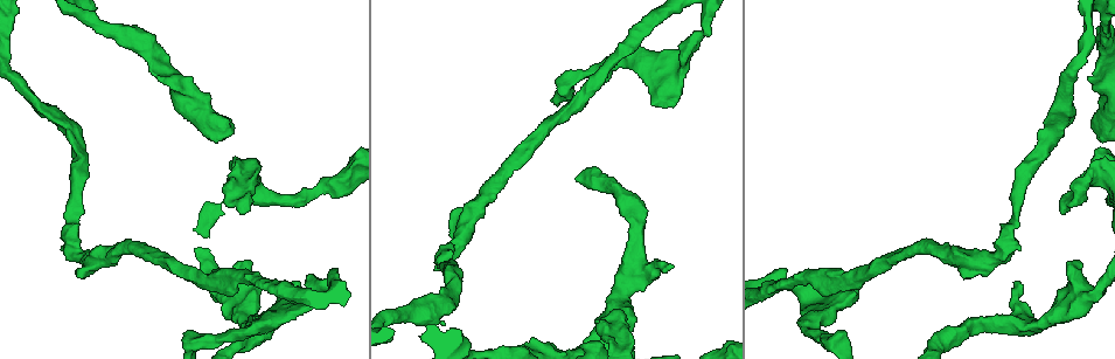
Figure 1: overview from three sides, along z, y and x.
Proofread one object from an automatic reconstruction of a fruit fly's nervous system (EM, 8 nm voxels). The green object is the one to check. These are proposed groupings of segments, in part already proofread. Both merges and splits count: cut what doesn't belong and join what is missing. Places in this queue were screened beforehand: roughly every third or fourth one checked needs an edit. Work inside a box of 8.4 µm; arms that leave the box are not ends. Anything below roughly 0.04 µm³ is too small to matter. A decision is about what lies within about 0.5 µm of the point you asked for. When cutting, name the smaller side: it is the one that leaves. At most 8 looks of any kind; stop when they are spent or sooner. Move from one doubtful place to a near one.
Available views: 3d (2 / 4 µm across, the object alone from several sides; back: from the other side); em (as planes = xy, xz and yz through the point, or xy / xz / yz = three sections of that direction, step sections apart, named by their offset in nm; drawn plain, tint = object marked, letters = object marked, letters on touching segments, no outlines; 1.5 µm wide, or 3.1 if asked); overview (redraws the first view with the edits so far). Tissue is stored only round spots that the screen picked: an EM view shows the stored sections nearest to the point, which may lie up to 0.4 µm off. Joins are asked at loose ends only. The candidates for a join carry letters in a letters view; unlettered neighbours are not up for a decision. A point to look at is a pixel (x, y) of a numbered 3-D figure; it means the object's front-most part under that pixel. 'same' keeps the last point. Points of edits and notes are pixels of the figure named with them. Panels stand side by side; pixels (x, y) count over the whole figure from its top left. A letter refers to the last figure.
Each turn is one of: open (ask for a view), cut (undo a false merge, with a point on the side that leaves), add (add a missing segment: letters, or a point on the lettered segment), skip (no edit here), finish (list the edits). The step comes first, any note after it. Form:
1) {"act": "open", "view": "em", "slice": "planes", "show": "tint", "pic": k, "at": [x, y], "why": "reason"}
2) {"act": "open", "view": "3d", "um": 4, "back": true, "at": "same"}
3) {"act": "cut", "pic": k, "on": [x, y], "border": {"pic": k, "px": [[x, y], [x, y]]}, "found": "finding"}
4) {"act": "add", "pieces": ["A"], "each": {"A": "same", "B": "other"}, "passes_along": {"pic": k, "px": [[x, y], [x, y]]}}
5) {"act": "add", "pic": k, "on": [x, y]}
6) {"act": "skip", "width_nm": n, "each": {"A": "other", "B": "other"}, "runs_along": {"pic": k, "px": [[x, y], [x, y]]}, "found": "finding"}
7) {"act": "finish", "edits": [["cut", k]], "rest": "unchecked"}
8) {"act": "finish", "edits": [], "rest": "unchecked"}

{"act": "open", "view": "em", "slice": "xy", "step": 8, "show": "letters", "pic": 1, "at": [673, 267], "why": "free end"}

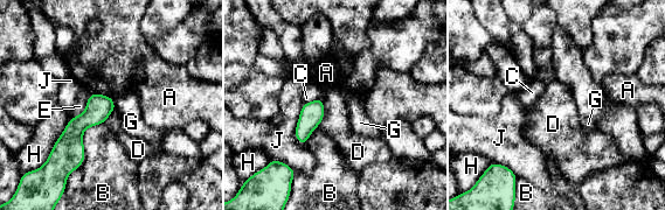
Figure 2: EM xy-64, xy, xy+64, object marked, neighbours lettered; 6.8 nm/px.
{"act": "skip", "each": {"A": "other", "B": "other", "C": "other", "D": "other", "E": "other", "G": "other", "H": "other", "J": "other"}, "border": {"pic": 2, "px": [[323, 97], [324, 118], [314, 128]]}, "found": "none of them fits"}

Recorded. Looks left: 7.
{"act": "open", "view": "3d", "um": 2, "pic": 1, "at": [616, 312], "why": "branch stops here"}

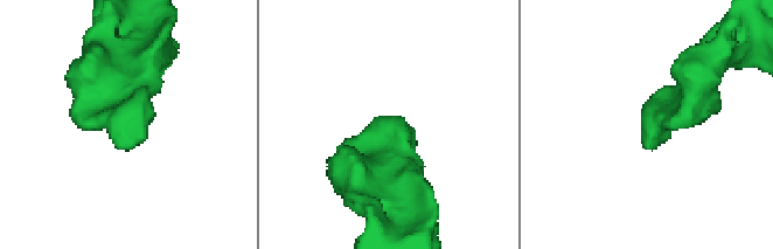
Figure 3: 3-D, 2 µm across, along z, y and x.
{"act": "open", "view": "em", "slice": "planes", "show": "letters", "pic": 3, "at": [127, 151]}

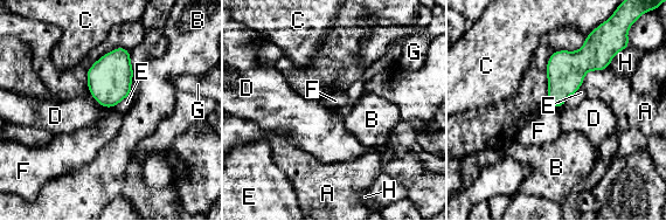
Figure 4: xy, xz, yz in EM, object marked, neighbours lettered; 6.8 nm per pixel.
{"act": "skip", "each": {"A": "other", "B": "other", "C": "other", "D": "other", "E": "other", "F": "other", "G": "other", "H": "other"}, "found": "none of them fits"}

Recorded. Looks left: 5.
{"act": "open", "view": "em", "slice": "xy", "step": 8, "show": "letters", "pic": 1, "at": [1088, 77], "why": "thick end"}

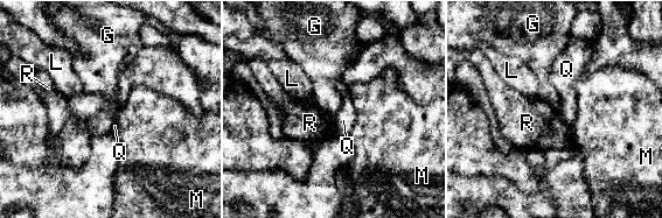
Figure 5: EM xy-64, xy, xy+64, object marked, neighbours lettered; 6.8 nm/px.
{"act": "open", "view": "em", "slice": "planes", "show": "letters", "at": "same", "why": "another direction"}

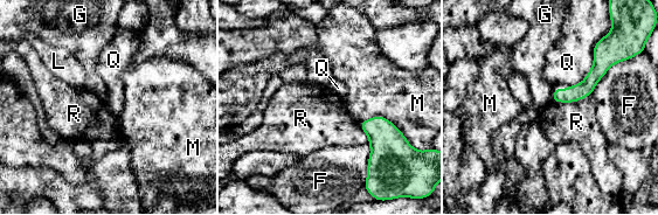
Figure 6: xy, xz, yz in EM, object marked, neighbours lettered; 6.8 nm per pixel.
{"act": "skip", "longest_contact_nm": ["Q", 460], "each": {"F": "other", "G": "other", "L": "other", "M": "other", "Q": "other", "R": "other"}, "border": {"pic": 6, "px": [[554, 87], [551, 99]]}, "found": "none of them fits"}

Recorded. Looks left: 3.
{"act": "finish", "edits": [], "rest": "unchecked"}

